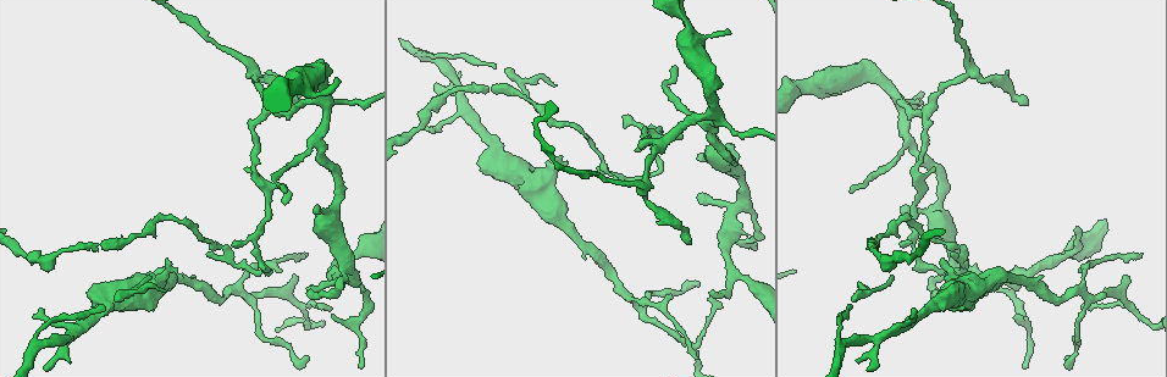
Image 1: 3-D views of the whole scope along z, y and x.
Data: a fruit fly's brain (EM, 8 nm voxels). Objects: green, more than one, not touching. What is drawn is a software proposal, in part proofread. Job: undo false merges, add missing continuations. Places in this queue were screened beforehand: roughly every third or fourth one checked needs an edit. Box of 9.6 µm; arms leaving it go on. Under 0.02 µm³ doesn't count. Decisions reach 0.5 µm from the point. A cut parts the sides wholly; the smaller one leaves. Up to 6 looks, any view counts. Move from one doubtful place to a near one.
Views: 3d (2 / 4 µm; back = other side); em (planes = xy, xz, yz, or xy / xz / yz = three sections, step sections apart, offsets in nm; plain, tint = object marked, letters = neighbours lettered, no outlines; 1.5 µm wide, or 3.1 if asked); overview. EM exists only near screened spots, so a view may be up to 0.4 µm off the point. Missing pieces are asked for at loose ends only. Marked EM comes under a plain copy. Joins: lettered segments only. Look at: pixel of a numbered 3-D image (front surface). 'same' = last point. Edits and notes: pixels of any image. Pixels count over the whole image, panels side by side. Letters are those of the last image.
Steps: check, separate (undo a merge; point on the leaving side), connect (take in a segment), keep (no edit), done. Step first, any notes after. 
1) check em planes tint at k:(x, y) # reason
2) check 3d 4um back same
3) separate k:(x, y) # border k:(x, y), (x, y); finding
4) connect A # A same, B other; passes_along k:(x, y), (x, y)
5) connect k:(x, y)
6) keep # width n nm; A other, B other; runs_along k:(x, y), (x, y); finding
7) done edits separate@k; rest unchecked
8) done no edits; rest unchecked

check em planes letters at 1:(838, 345) # side arm on a straight run

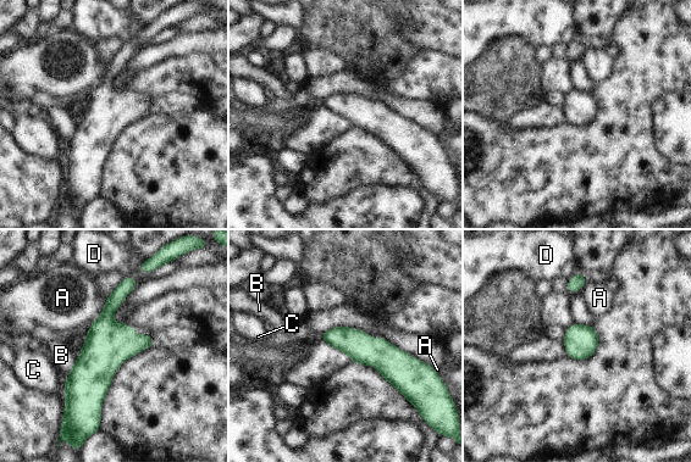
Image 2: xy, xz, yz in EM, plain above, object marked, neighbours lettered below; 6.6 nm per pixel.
keep # A other, B other, C other, D other; border 2:(106, 301), (101, 313), (93, 322); continuous, no second neuron

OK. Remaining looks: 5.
check 3d 4um at 1:(104, 309)

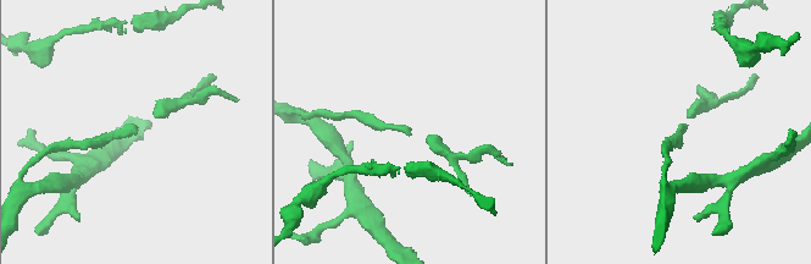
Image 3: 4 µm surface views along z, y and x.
check em planes tint at 3:(409, 129)

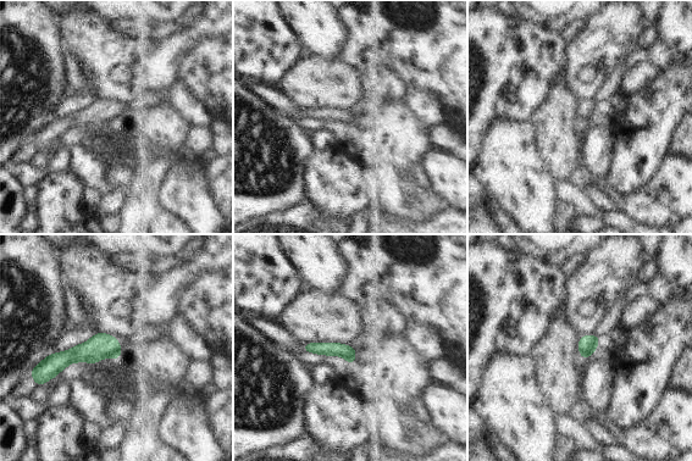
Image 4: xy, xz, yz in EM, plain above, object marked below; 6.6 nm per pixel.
check em planes letters same # see the neighbours

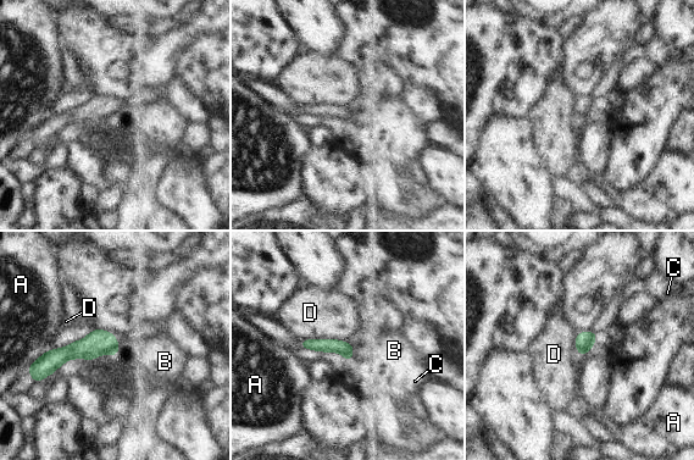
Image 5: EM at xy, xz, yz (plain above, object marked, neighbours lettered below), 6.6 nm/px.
keep # width 100 nm; A other, B other, C other, D other; border 5:(299, 339), (339, 339), (354, 345); no lettered segment goes on from it

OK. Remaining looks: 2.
check 3d 4um at 1:(937, 214) # branch point

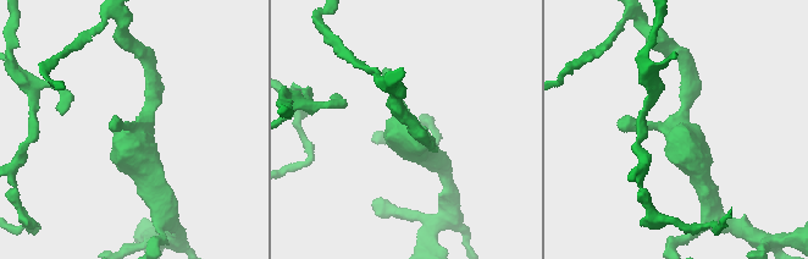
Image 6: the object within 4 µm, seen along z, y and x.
check em planes letters at 6:(142, 129) # now the EM

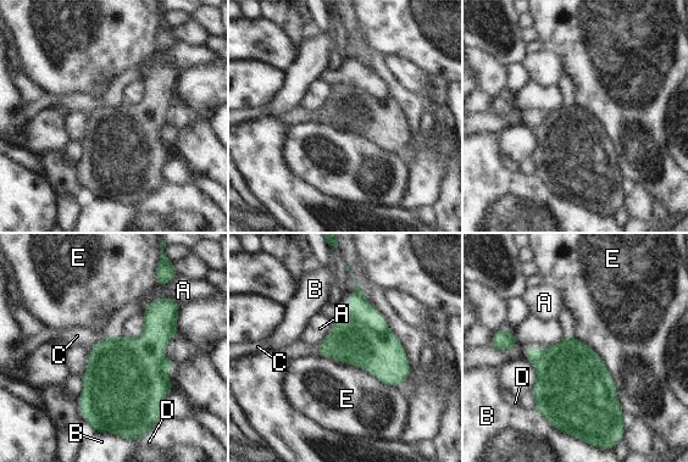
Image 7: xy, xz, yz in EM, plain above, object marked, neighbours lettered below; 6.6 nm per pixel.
keep # A other, B other, C other, D other, E other; continuous, no second neuron

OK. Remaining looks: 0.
done no edits; rest unchecked

